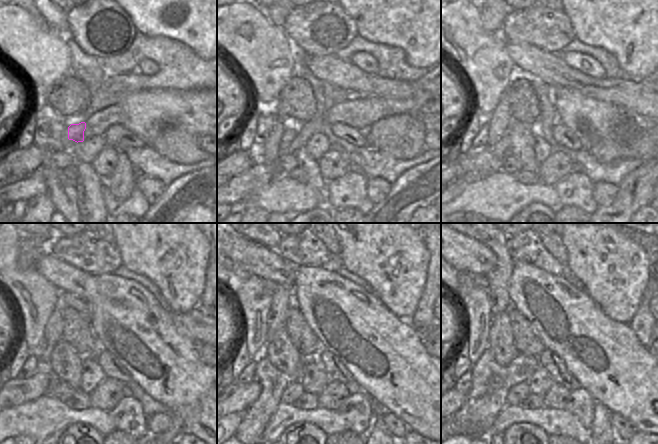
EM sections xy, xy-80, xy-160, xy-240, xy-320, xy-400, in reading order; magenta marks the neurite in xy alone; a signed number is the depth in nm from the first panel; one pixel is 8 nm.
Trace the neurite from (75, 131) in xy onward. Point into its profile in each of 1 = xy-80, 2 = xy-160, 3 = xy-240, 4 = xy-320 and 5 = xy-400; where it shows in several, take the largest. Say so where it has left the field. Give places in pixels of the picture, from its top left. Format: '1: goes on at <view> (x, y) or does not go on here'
1: goes on at xy-80 (290, 132)
2: goes on at xy-160 (488, 160)
3: goes on at xy-240 (15, 392)
4: goes on at xy-320 (237, 397)
5: goes on at xy-400 (461, 398)

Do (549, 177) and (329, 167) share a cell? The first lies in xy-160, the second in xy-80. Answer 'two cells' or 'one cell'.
one cell

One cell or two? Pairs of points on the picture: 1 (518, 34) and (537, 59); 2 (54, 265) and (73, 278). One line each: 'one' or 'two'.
1: two
2: one

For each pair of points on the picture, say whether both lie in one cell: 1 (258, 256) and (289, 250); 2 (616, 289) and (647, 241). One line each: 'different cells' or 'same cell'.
1: different cells
2: different cells

